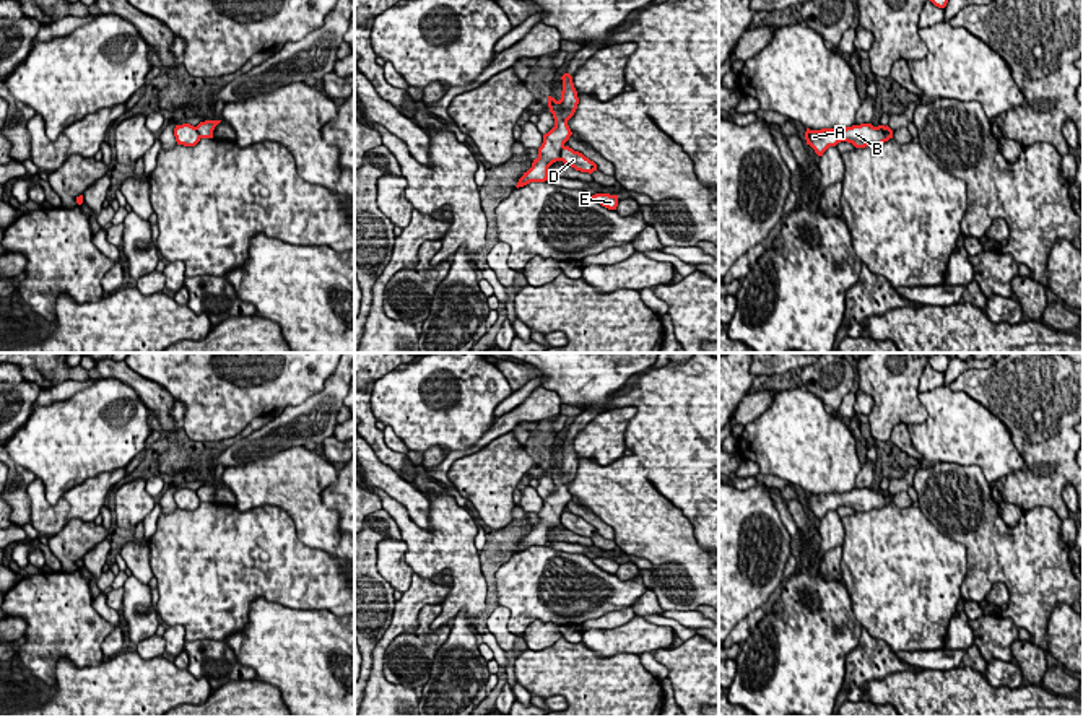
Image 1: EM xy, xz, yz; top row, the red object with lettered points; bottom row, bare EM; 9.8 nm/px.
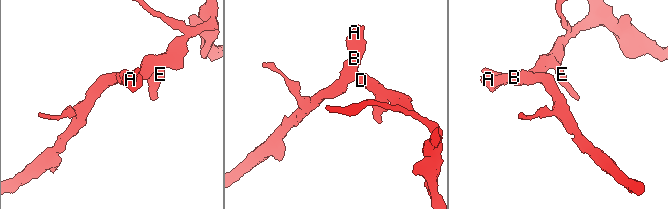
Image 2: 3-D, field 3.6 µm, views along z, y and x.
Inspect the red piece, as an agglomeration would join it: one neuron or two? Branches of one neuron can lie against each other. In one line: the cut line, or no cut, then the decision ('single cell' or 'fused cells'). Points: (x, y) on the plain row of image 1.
cut xz (565, 511), (560, 524); fused cells

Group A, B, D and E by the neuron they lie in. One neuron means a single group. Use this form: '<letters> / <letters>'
A B / D E

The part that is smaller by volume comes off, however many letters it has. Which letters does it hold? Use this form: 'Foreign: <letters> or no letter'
Foreign: A, B

